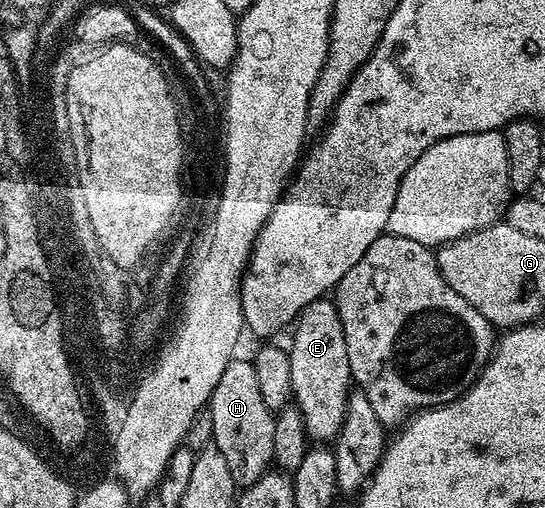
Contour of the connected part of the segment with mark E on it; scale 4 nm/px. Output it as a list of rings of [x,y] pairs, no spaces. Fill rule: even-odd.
[[[328,296],[314,300],[300,313],[292,332],[292,346],[287,347],[287,353],[290,360],[294,404],[302,412],[304,431],[308,433],[309,439],[316,444],[331,443],[342,428],[346,416],[346,400],[354,386],[350,372],[350,356],[346,356],[346,336],[342,332],[342,320],[338,316],[335,301]]]

